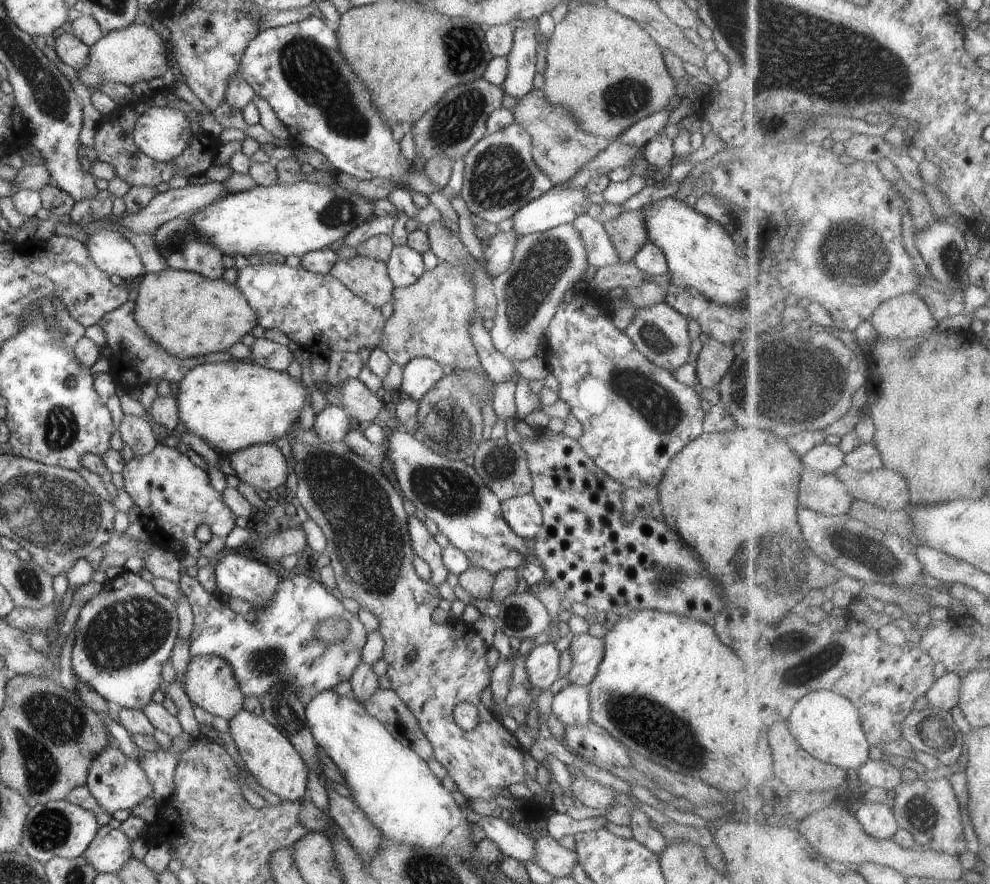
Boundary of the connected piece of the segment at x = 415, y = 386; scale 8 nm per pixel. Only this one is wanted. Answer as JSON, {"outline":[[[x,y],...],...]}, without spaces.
{"outline":[[[427,357],[412,358],[402,370],[401,390],[416,402],[419,402],[448,371],[444,366]]]}

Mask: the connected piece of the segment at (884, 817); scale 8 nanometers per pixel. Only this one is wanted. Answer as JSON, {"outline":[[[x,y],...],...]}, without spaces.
{"outline":[[[887,802],[861,804],[855,811],[868,834],[874,838],[894,839],[901,830],[894,810]]]}

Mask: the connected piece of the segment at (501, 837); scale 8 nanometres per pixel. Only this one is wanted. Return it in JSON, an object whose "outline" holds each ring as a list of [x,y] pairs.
{"outline":[[[482,816],[478,826],[505,857],[514,858],[524,864],[534,858],[534,840],[513,828],[507,816]]]}

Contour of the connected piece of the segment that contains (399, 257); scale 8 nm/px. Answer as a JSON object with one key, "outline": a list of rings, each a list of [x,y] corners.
{"outline":[[[393,246],[390,258],[385,263],[388,276],[394,287],[408,288],[425,274],[423,258],[406,246]]]}

